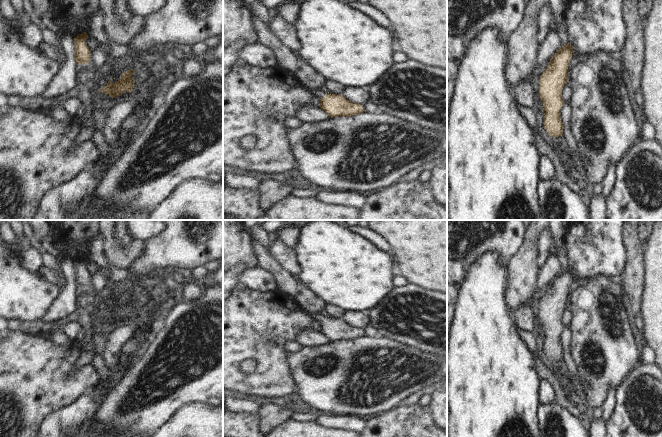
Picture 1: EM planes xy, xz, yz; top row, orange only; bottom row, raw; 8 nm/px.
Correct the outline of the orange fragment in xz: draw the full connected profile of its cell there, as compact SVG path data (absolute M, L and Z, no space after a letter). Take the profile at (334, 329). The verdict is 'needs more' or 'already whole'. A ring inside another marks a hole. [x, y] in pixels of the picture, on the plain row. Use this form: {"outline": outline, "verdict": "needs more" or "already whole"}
{"outline": "M317 312L305 313L308 314L313 320L320 323L320 332L331 342L340 340L351 341L365 336L362 328L353 327L346 323L342 318L326 318Z", "verdict": "needs more"}

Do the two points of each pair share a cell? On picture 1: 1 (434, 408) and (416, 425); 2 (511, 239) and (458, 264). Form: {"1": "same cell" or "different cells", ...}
{"1": "different cells", "2": "same cell"}

